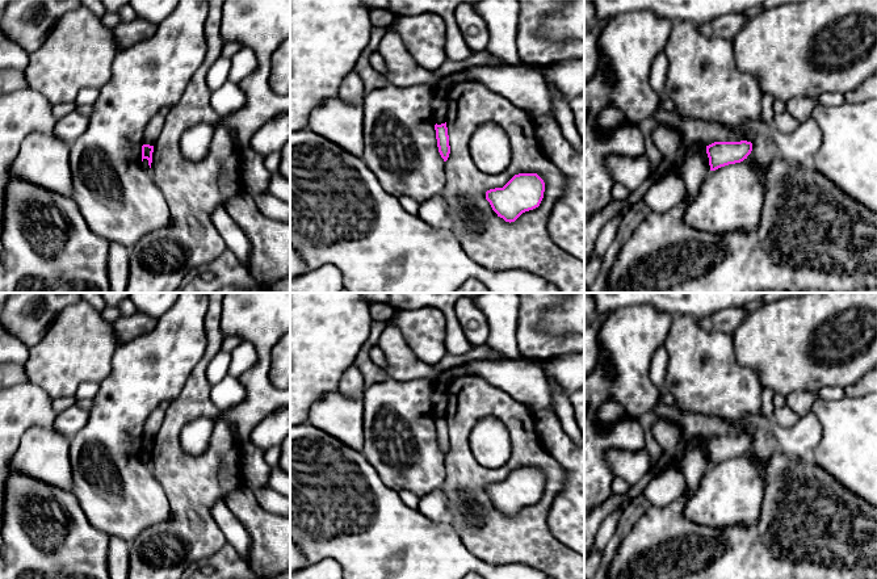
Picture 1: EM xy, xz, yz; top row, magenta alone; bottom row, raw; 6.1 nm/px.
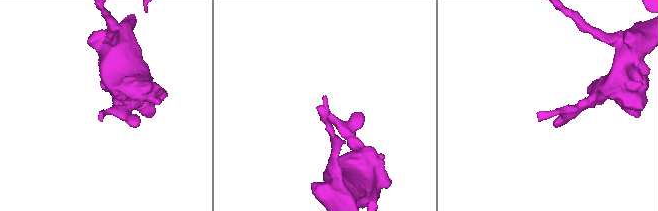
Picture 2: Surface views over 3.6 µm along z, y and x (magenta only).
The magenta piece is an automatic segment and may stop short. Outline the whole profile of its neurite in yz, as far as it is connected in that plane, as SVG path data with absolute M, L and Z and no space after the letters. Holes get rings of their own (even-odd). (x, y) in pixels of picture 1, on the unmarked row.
M747 435L740 436L714 436L706 440L710 465L721 461L740 457L752 445L752 437Z

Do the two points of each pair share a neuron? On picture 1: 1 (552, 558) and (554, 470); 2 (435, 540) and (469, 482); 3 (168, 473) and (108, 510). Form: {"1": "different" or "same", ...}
{"1": "same", "2": "different", "3": "different"}

